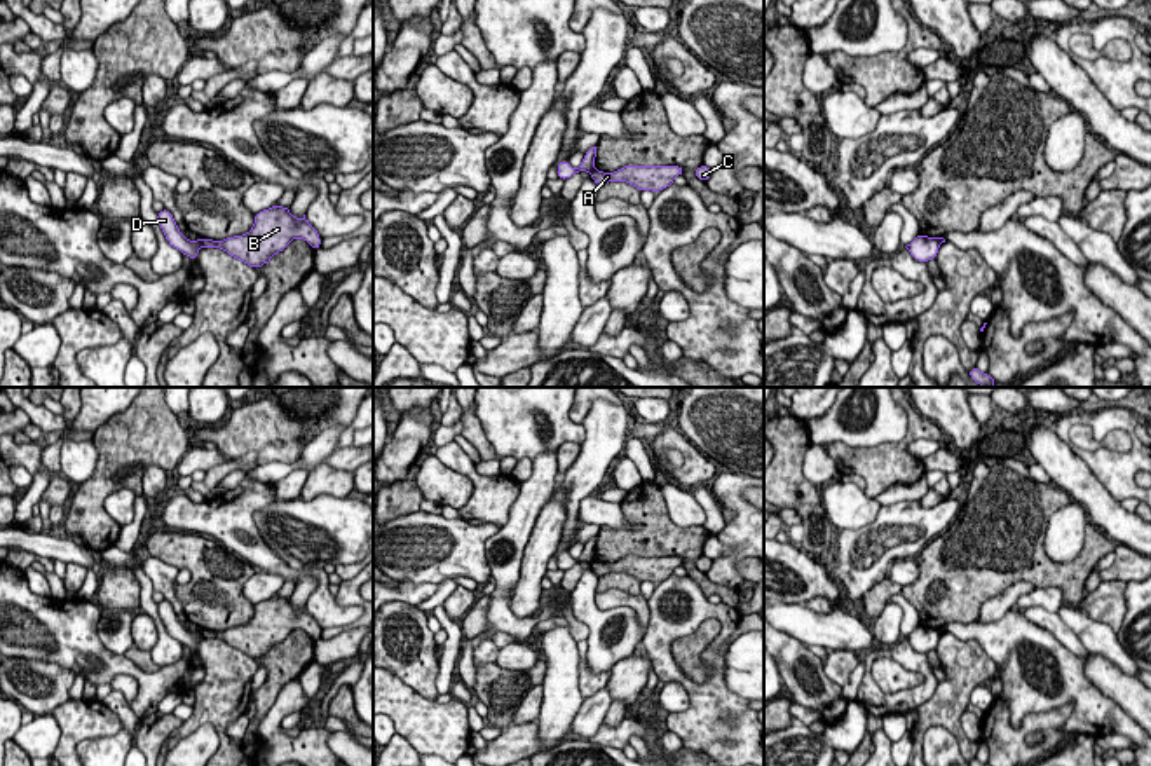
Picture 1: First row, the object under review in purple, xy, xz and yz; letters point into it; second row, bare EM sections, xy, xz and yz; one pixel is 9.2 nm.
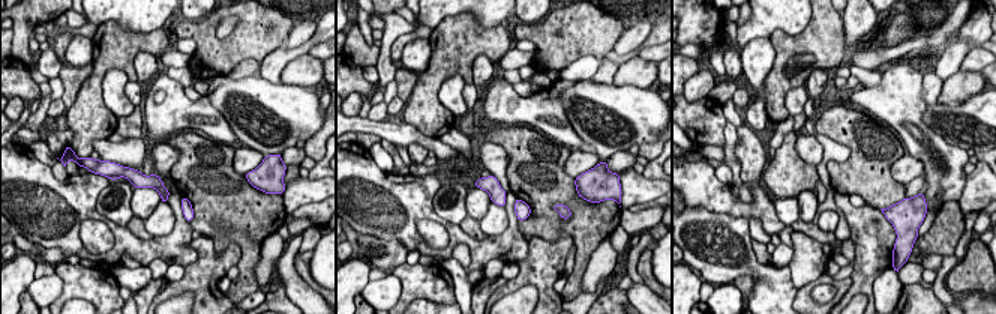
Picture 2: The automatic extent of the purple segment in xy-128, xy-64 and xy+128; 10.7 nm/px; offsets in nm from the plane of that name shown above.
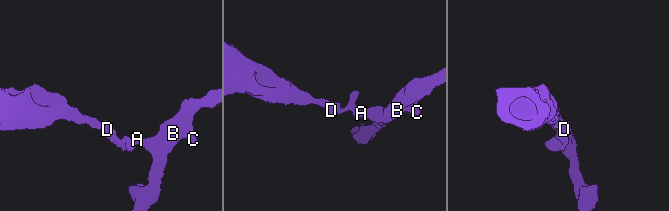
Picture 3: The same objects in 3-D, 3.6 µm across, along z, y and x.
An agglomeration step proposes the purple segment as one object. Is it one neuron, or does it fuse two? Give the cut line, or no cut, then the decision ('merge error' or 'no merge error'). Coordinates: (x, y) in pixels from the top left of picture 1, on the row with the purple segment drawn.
cut in xy along (199, 239), (203, 245); merge error

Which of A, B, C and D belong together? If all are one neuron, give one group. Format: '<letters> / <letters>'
A B C / D

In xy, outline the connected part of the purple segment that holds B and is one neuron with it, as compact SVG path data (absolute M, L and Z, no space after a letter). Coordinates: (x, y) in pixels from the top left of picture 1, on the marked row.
M276 204L255 215L255 225L249 232L223 241L201 237L201 243L204 248L221 248L230 256L258 269L270 263L270 258L296 237L307 241L314 250L321 248L321 237L305 215L295 218L289 206Z

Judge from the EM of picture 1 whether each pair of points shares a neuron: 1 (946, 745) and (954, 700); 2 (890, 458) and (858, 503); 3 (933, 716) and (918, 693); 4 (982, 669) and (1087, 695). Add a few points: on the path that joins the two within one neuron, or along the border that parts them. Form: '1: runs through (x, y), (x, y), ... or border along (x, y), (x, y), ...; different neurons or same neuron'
1: border along (921, 738), (932, 726), (944, 726), (960, 747); different neurons
2: border along (864, 491), (872, 498); different neurons
3: border along (939, 681), (933, 693), (914, 707); different neurons
4: border along (967, 641), (973, 639), (998, 667); different neurons

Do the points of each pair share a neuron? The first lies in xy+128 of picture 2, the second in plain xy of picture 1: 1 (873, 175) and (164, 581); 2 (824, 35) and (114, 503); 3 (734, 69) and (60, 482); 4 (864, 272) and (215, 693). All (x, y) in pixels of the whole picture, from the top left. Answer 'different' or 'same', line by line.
1: different
2: different
3: different
4: same

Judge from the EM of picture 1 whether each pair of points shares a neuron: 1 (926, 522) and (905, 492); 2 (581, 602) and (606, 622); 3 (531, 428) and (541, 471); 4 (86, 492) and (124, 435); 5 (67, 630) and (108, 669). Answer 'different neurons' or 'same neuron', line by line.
1: different neurons
2: same neuron
3: different neurons
4: same neuron
5: same neuron

